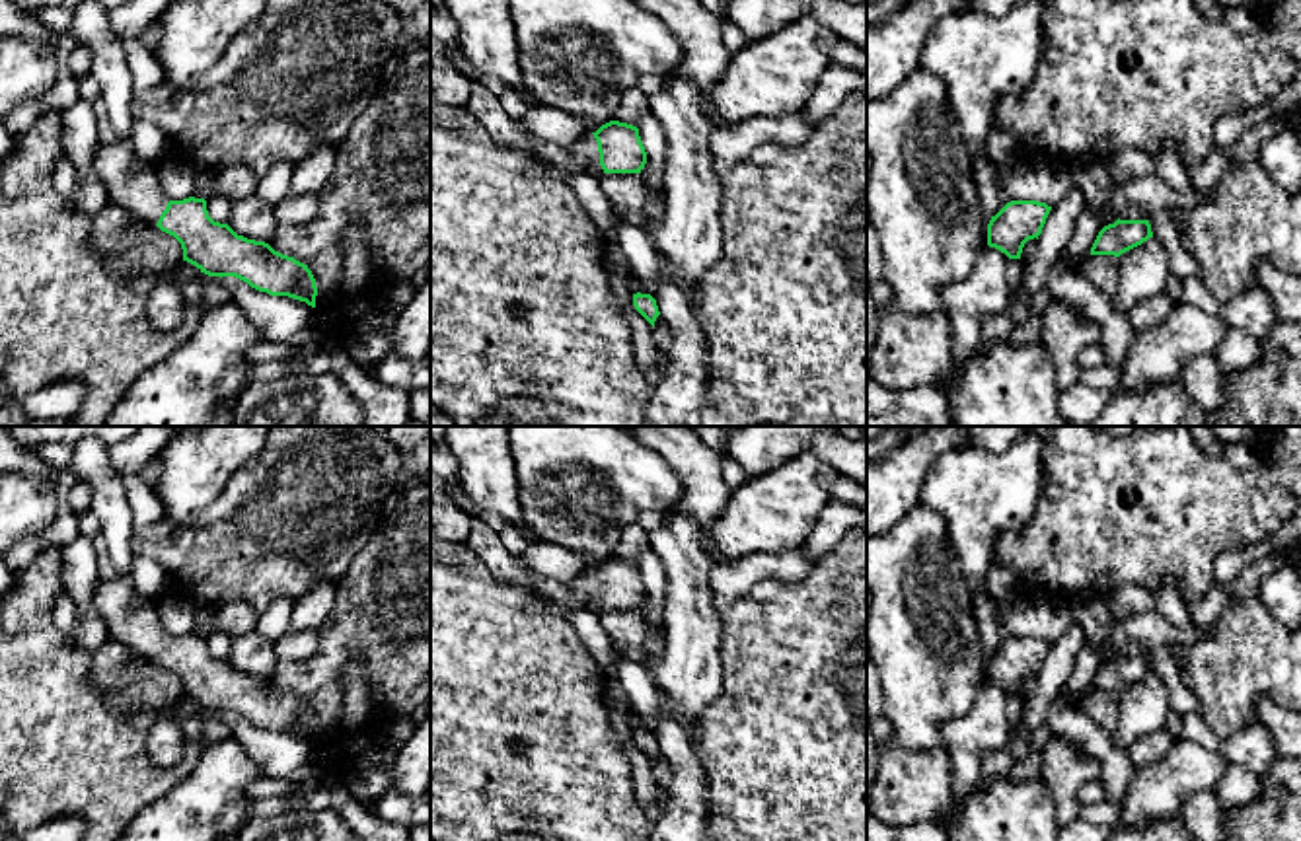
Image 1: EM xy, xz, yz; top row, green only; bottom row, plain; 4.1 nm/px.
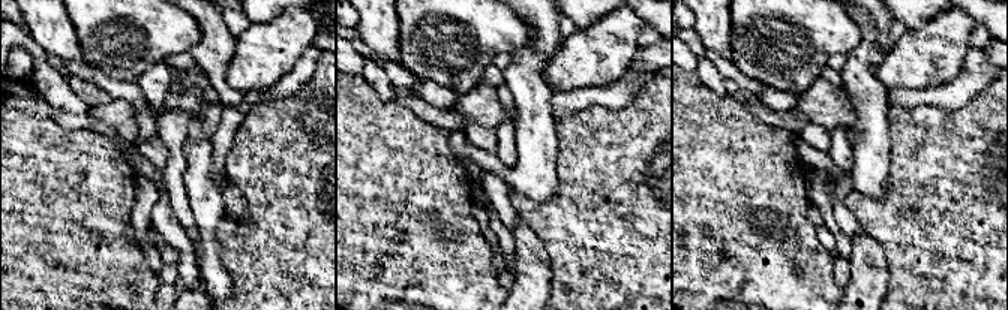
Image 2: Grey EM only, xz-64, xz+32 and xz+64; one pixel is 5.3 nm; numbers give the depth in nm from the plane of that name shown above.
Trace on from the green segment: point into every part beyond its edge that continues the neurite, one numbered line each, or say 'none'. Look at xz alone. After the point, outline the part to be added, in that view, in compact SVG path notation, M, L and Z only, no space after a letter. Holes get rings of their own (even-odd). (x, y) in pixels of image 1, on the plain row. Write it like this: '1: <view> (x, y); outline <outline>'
1: xz (585, 585); outline M586 568L582 574L575 576L567 586L586 600L586 609L590 609L596 615L604 613L598 578L592 568Z

